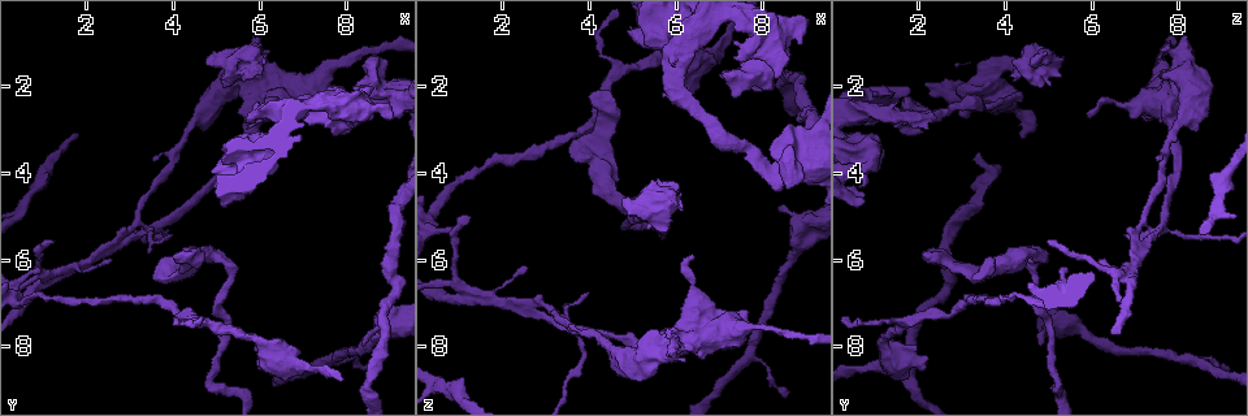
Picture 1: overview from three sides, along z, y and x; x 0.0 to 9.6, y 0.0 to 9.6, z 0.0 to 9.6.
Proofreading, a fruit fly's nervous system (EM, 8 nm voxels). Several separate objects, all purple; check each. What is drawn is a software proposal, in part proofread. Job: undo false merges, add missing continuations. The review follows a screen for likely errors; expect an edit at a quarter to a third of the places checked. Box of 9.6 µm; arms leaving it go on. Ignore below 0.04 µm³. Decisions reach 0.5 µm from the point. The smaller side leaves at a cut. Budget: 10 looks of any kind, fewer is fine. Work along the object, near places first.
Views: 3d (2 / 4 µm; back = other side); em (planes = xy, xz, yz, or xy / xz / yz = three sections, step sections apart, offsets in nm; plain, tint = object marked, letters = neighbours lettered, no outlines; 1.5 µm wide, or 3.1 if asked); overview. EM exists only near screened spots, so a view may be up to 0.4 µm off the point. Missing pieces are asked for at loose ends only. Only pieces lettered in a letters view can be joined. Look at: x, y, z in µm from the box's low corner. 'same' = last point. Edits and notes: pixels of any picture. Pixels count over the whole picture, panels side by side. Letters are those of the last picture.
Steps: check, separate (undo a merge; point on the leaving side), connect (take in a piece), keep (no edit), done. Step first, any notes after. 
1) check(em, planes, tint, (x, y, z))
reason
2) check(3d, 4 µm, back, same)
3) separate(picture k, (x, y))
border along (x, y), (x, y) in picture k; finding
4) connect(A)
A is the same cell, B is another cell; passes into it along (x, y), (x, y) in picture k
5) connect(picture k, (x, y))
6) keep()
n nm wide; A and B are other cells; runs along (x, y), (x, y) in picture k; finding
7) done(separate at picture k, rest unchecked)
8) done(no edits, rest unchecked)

check(em, planes, tint, (5.15, 2.00, 4.75))
an open end

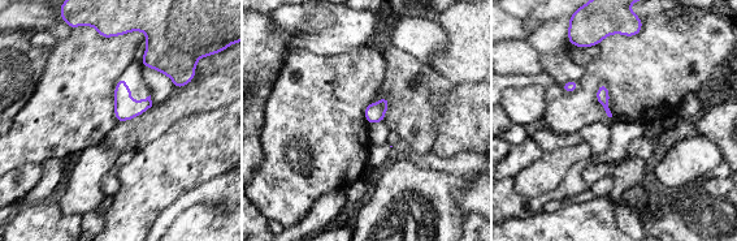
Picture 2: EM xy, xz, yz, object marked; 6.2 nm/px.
check(em, planes, letters, same)
what lies round it

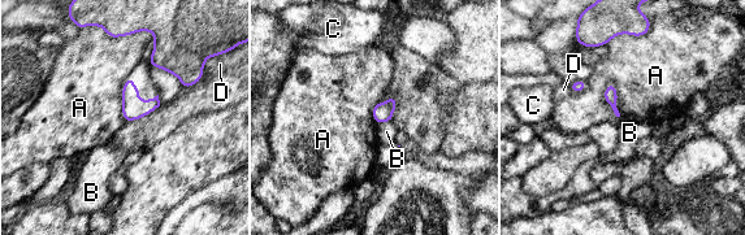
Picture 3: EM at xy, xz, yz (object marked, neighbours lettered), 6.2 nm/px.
keep()
A, B, C and D are other cells; border along (609, 82), (615, 87), (619, 117) in picture 3; none of them fits

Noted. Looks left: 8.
check(em, xz, step 8, tint, (7.40, 1.90, 7.55))
sudden change in width

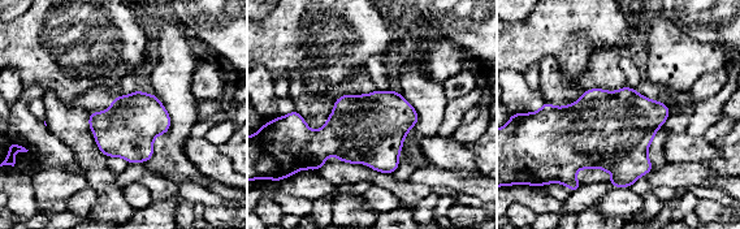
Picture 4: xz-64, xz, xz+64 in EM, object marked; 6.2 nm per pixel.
check(em, planes, letters, same)
another direction

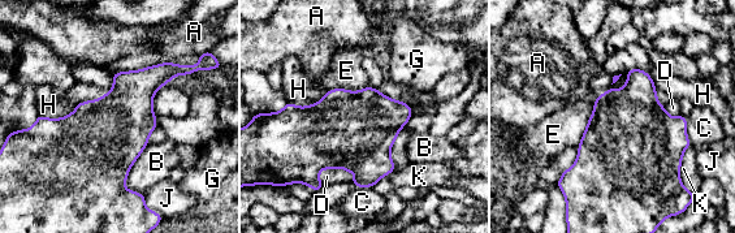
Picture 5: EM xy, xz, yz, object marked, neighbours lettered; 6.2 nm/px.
keep()
A, B, C, D, E, G, H, J and K are other cells; border along (595, 98), (593, 111), (578, 146) in picture 5; one cell here

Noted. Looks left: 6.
check(em, xy, step 8, tint, (8.20, 2.20, 4.30))
stops while still wide

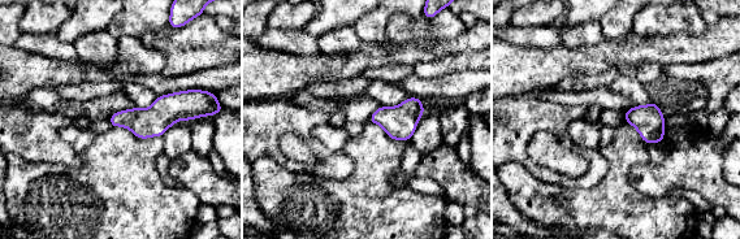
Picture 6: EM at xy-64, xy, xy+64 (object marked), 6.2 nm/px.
check(em, planes, letters, same)

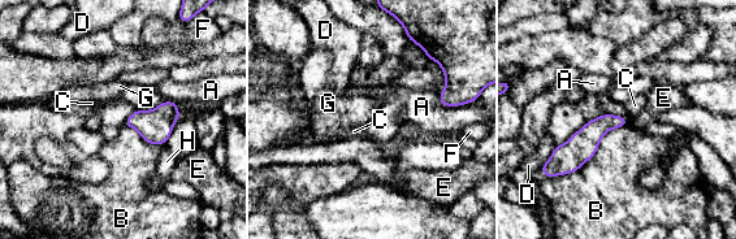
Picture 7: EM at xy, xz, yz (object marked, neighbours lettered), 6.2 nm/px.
keep()
A, B, C, D, E, F, G and H are other cells; border along (627, 124), (578, 169), (550, 177) in picture 7; none of them fits

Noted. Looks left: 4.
check(em, xz, step 8, tint, (8.30, 2.05, 1.85))
stops while still wide

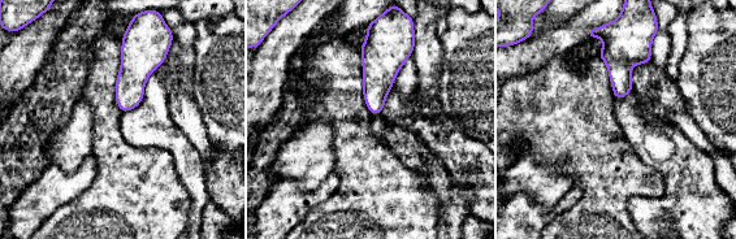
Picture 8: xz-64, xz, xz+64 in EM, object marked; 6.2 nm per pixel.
check(em, planes, letters, same)
cut it another way

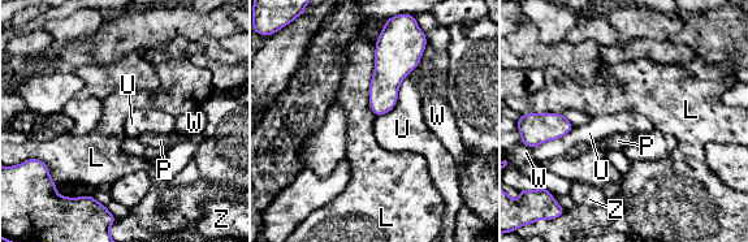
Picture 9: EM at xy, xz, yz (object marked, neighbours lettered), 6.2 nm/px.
keep()
L, P, U, W and Z are other cells; border along (409, 74), (397, 103), (376, 117) in picture 9; none of them fits

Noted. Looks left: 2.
done(no edits, rest unchecked)

